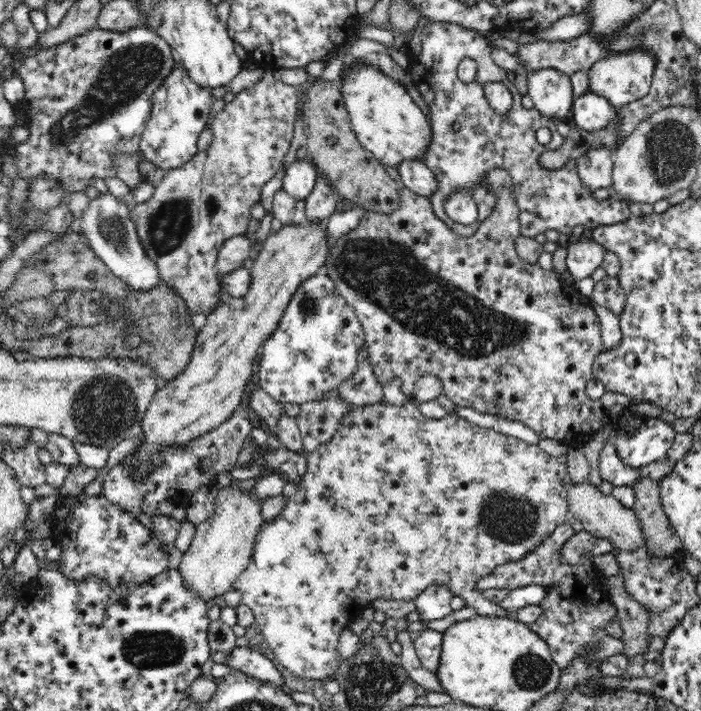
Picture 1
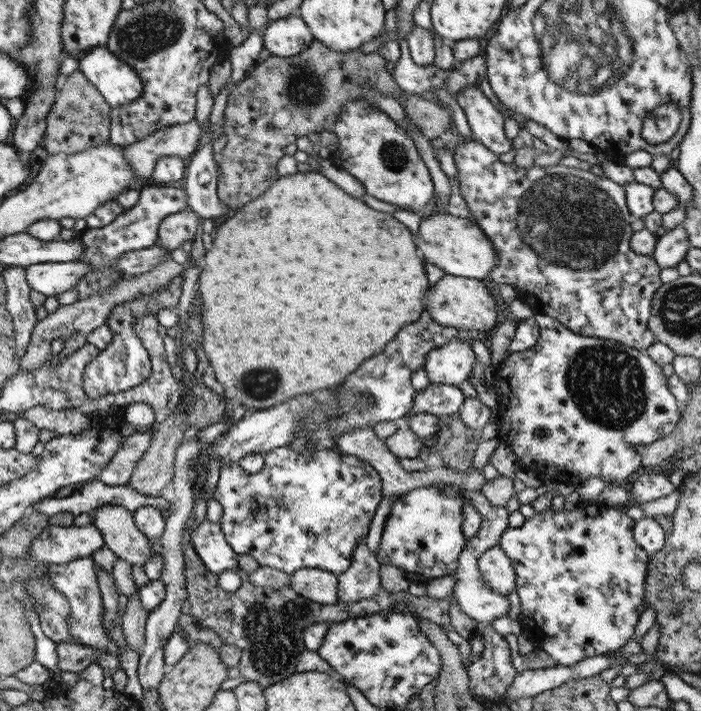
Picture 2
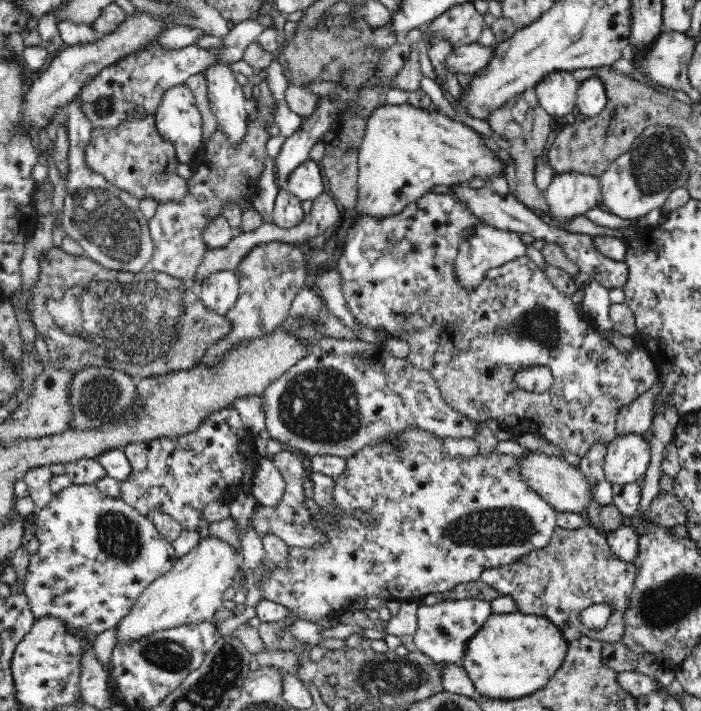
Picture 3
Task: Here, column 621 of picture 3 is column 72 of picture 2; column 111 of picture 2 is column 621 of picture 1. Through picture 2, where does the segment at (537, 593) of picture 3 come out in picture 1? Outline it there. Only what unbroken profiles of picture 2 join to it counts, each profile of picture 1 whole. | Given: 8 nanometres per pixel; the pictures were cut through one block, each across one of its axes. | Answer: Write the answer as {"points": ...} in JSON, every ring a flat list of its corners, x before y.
{"points":[[568,522,559,524,554,529,554,532,551,532,551,535,545,538,531,553,516,562,507,562,502,566,496,567,492,573,480,578,476,584,476,589,480,592,488,588,514,590,529,584,539,584,547,588,546,596,543,596,543,599,539,602,542,614,530,624,530,629,546,640,552,658,561,669,566,668,576,655,581,655,582,653,588,655,588,659,590,659,590,656,598,656,601,664,606,658,623,652,622,639,610,637,608,632,606,632,605,626,608,626,608,622,614,616,617,616,617,610,616,605,612,603,612,599,602,593,603,588,601,589,598,580,594,578,596,566,592,562,570,565,560,559,562,546,574,536,574,533,572,526]]}

